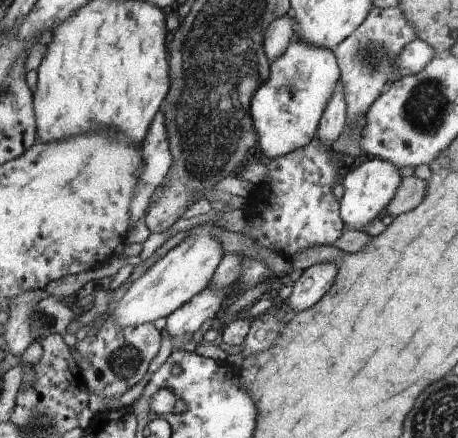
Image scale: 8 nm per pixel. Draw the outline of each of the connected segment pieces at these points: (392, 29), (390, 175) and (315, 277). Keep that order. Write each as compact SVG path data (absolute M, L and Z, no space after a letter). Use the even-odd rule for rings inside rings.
M376 10L369 13L365 22L349 35L334 53L342 70L342 83L347 103L347 130L358 126L371 108L373 101L398 79L395 70L395 58L403 51L403 47L418 38L418 30L406 18L377 18Z
M371 157L348 172L342 179L344 194L340 202L340 213L345 224L349 225L349 228L361 230L369 222L373 222L373 218L382 217L381 212L388 206L393 194L396 194L395 190L399 188L401 179L395 165L379 157Z
M322 262L308 268L293 285L292 294L283 303L286 309L298 313L320 301L331 290L339 274L336 262Z

